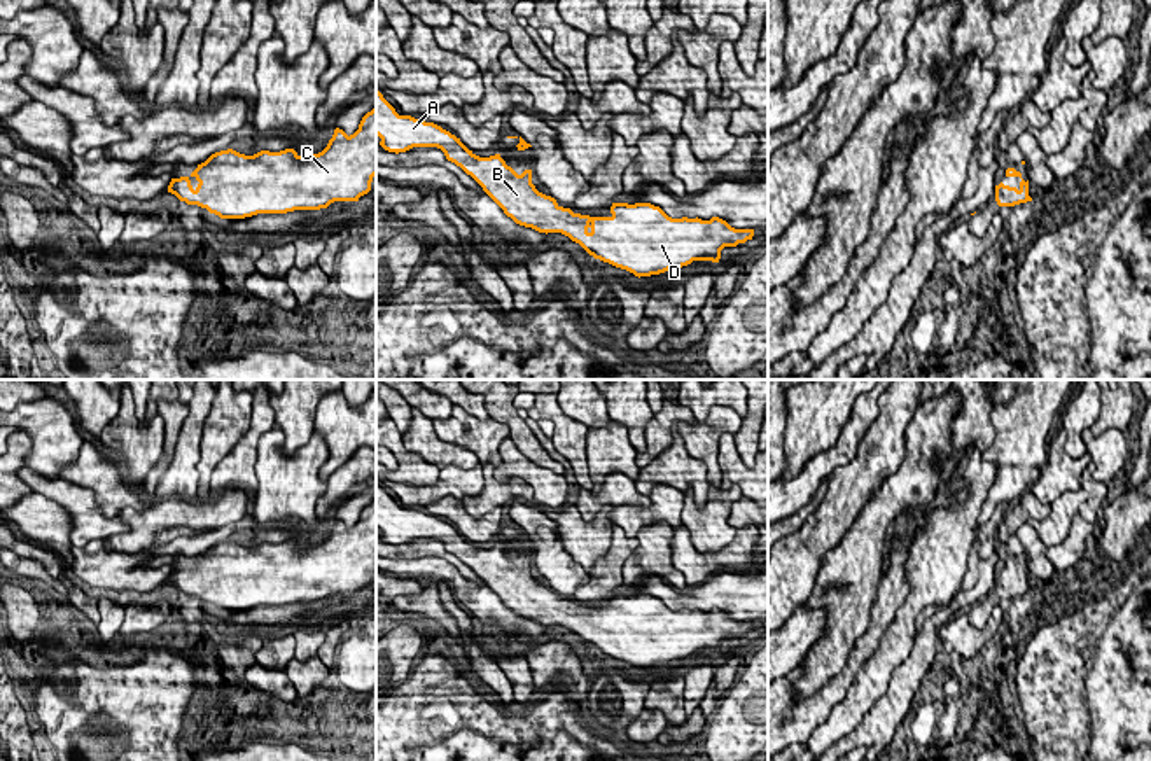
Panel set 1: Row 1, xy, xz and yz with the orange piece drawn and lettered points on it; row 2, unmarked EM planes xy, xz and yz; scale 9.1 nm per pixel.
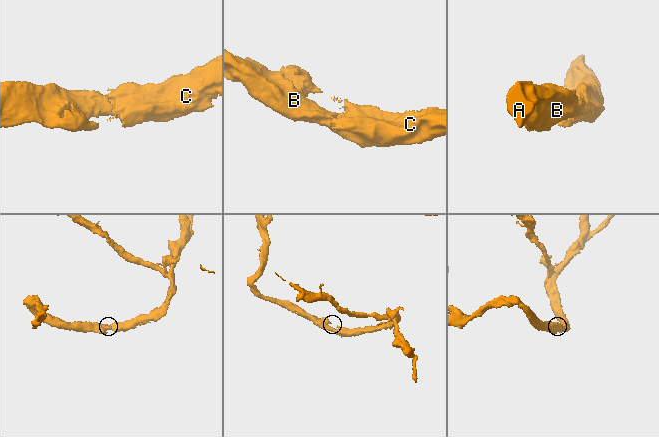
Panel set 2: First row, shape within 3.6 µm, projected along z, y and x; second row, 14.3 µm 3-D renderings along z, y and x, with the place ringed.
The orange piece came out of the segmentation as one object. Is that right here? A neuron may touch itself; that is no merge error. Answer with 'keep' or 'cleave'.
keep

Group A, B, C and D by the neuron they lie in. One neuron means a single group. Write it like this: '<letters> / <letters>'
A B C D

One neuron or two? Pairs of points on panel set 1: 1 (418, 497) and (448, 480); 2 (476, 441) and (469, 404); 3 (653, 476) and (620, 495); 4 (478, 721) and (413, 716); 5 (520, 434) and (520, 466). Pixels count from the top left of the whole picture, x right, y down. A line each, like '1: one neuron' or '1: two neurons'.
1: one neuron
2: two neurons
3: two neurons
4: one neuron
5: two neurons

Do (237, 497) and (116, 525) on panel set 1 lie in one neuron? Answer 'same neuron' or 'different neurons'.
different neurons

